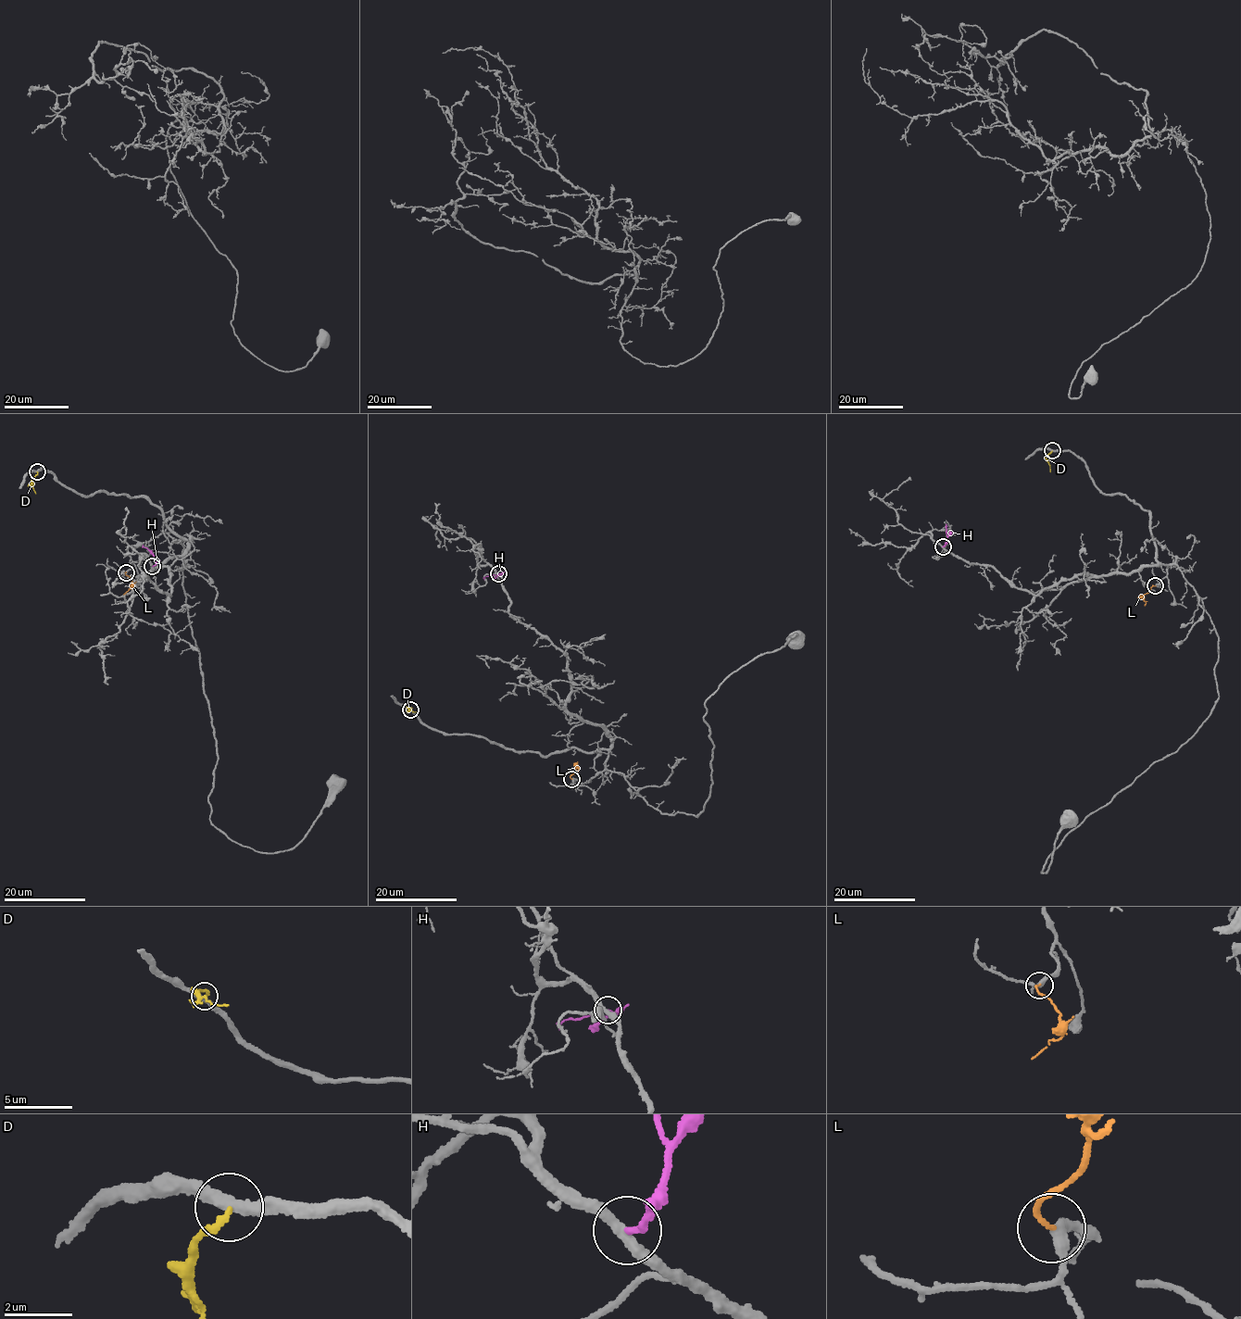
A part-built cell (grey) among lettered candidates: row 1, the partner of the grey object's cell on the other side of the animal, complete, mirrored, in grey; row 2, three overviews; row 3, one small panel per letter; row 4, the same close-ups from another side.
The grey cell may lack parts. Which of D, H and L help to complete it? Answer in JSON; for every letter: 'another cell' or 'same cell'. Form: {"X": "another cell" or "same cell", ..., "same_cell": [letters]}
{"D": "another cell", "H": "another cell", "L": "same cell", "same_cell": ["L"]}

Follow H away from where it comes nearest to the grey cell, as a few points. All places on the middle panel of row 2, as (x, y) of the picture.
H: (498, 573), (501, 574), (484, 579)

